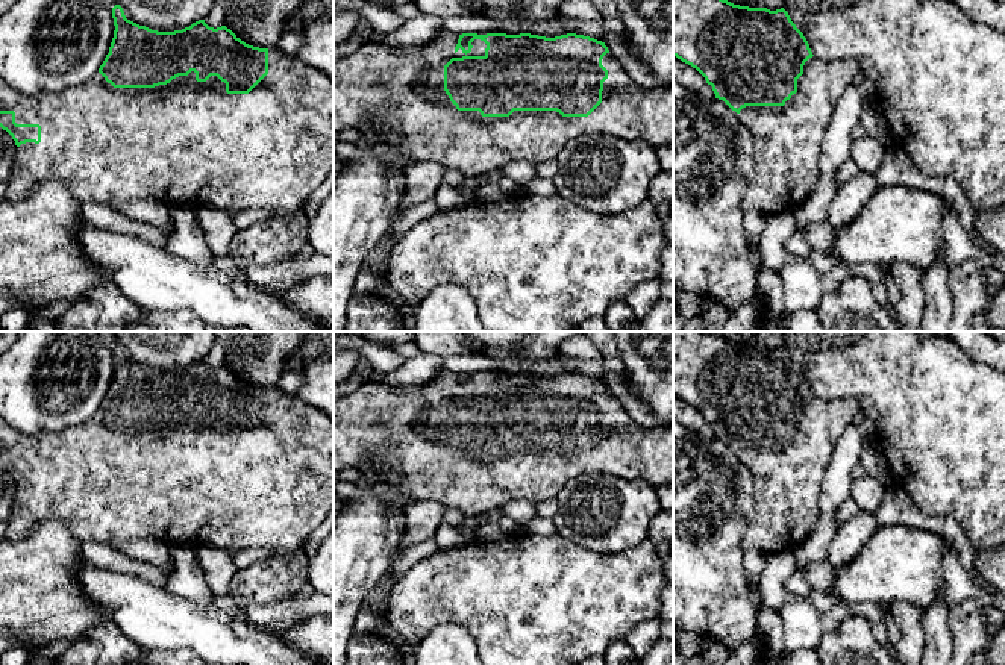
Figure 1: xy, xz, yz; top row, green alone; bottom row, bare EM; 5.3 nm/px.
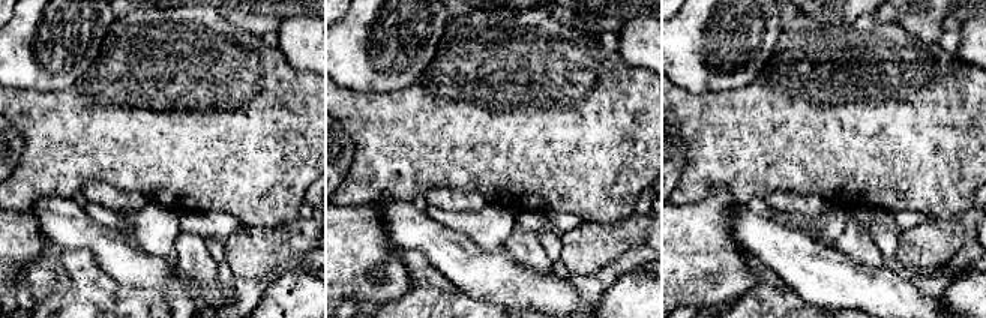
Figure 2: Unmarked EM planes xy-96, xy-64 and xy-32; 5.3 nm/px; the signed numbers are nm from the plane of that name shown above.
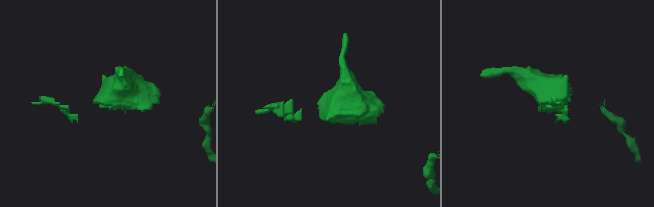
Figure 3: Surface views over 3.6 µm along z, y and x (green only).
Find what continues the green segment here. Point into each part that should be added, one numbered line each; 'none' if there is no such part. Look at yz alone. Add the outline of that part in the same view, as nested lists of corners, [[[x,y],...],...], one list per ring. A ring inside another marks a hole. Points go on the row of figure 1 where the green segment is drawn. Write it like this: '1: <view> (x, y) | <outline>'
1: yz (787, 140) | [[[812,56],[797,79],[797,92],[784,106],[746,106],[740,111],[738,118],[753,139],[753,171],[741,200],[744,212],[793,212],[808,198],[819,180],[822,139],[834,109],[859,73],[859,65],[853,59],[822,61]]]

